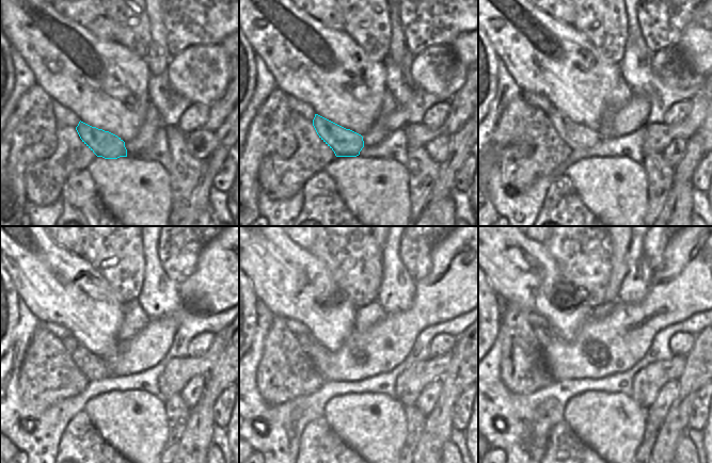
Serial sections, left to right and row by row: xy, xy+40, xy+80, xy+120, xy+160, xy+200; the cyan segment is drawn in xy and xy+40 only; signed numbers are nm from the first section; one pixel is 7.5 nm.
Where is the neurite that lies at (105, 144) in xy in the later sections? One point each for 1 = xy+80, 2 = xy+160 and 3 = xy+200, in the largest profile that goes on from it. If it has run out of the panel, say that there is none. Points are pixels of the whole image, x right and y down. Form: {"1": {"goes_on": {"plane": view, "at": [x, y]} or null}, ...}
{"1": {"goes_on": {"plane": "xy+80", "at": [575, 136]}}, "2": {"goes_on": {"plane": "xy+160", "at": [305, 340]}}, "3": {"goes_on": {"plane": "xy+200", "at": [543, 336]}}}

